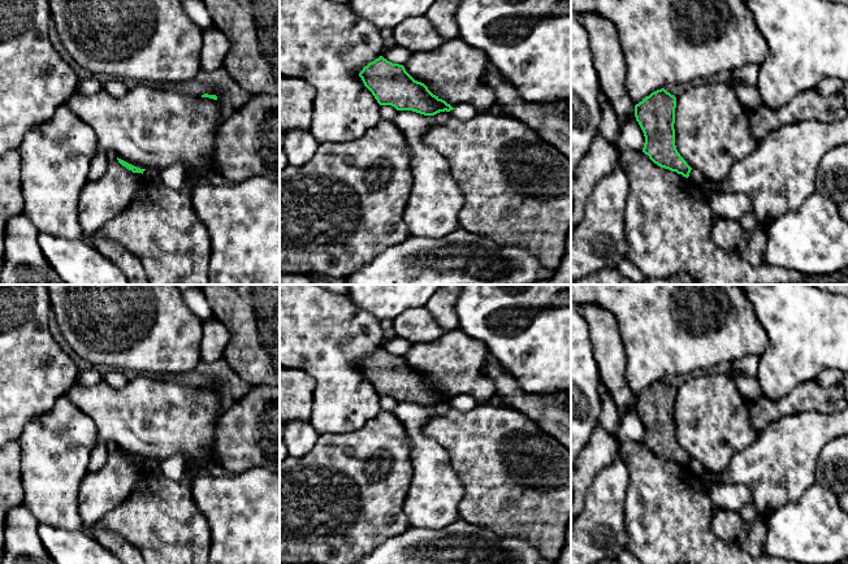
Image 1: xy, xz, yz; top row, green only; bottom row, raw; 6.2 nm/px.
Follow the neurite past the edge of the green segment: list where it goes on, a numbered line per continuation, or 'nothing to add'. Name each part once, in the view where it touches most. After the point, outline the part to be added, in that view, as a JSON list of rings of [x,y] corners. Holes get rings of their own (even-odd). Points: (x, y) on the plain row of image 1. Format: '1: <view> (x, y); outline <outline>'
nothing to add

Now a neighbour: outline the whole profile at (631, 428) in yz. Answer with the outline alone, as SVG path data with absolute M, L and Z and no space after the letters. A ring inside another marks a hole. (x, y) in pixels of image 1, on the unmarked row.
M635 405L627 411L619 411L619 428L615 431L618 439L643 442L644 434L645 428Z

